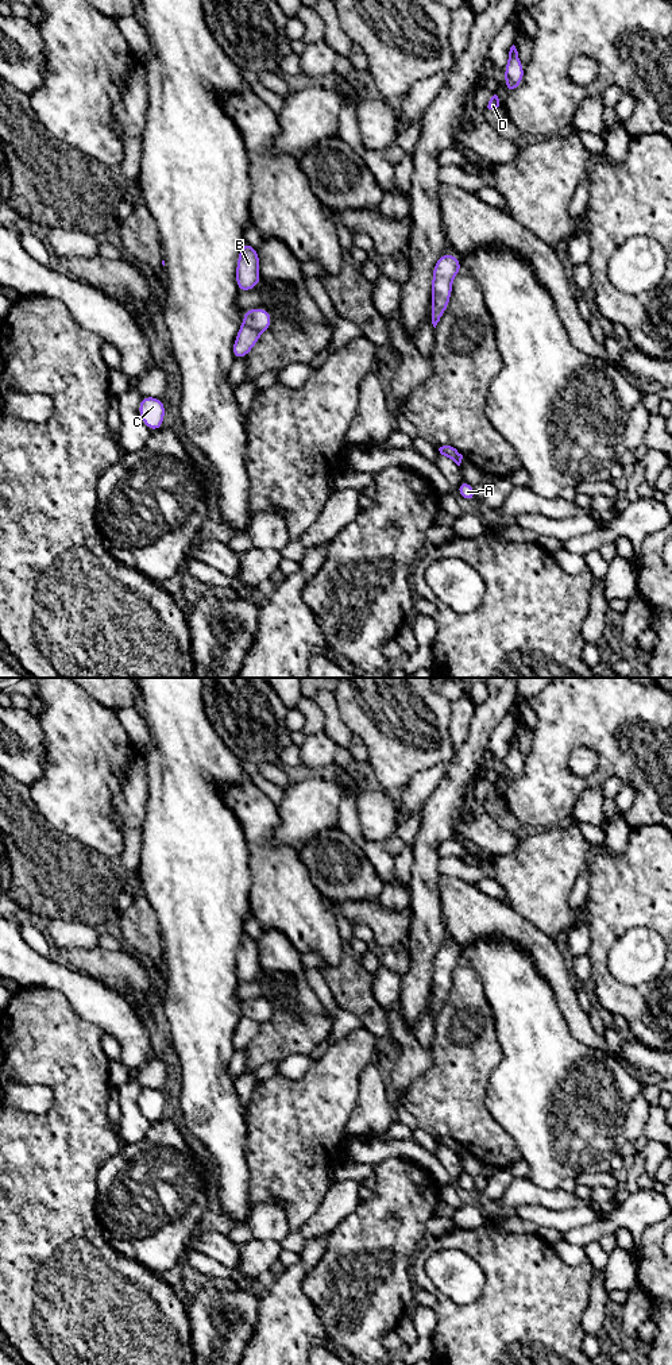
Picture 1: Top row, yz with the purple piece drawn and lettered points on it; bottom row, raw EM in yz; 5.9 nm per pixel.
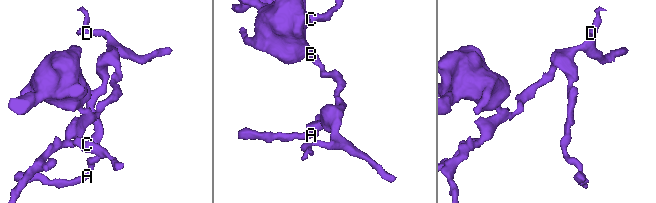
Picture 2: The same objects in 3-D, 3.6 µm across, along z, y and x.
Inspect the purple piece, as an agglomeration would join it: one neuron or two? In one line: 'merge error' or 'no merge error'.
merge error

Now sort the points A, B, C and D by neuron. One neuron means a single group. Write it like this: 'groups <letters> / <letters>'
groups A C D / B

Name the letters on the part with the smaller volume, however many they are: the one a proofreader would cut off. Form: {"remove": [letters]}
{"remove": ["B"]}

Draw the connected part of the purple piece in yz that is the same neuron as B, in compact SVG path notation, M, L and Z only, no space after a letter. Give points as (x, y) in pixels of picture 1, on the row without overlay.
M247 933L240 938L236 972L240 983L254 980L260 972L258 942Z

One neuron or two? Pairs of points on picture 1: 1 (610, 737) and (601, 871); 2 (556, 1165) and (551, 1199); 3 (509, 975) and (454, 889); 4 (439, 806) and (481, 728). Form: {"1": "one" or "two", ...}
{"1": "two", "2": "two", "3": "two", "4": "one"}

